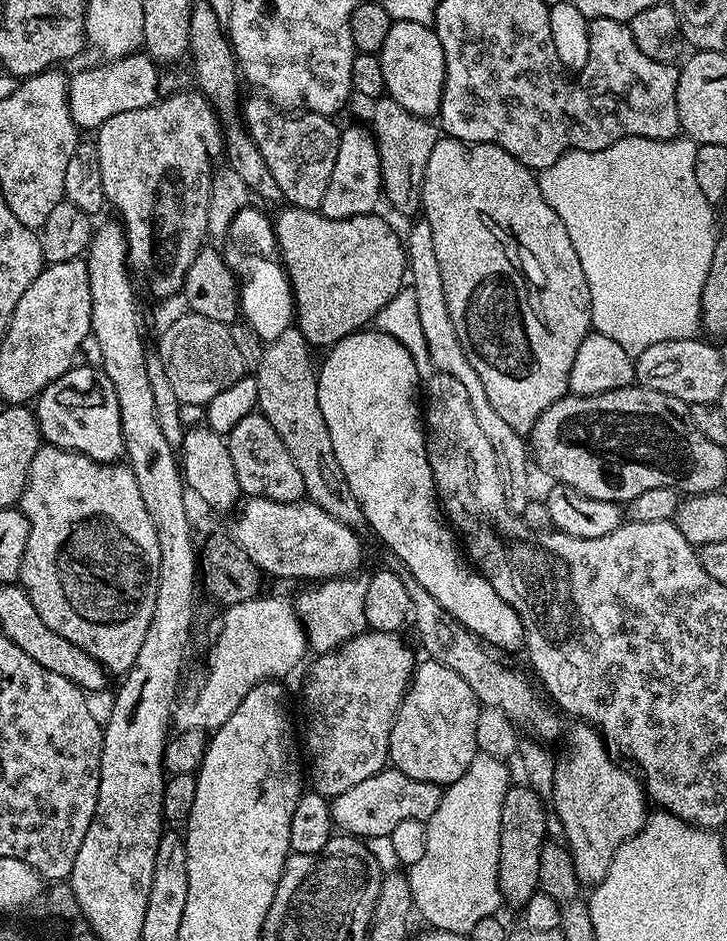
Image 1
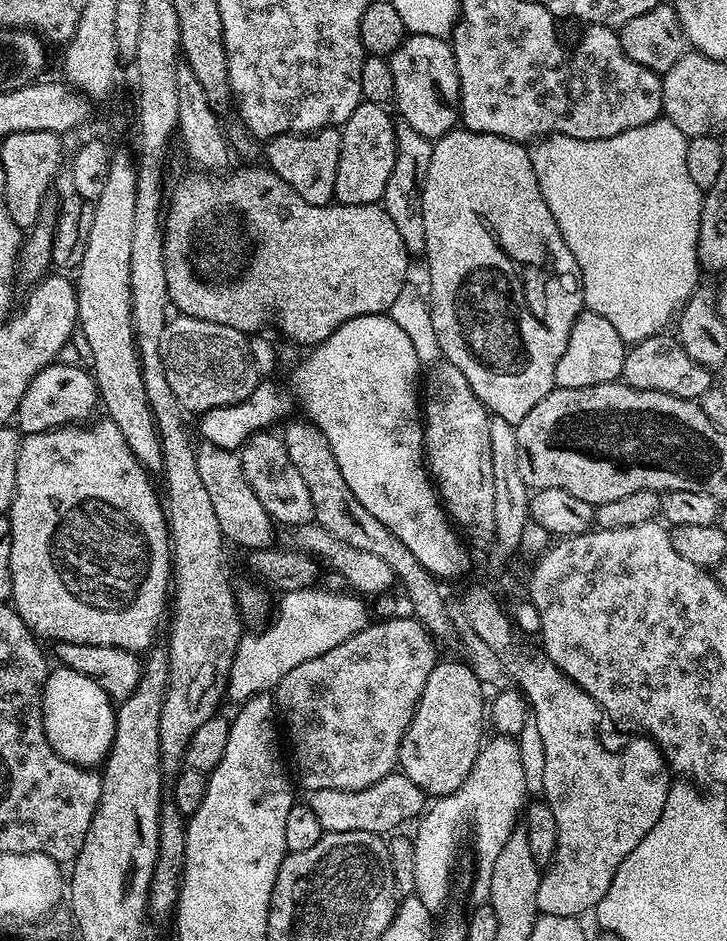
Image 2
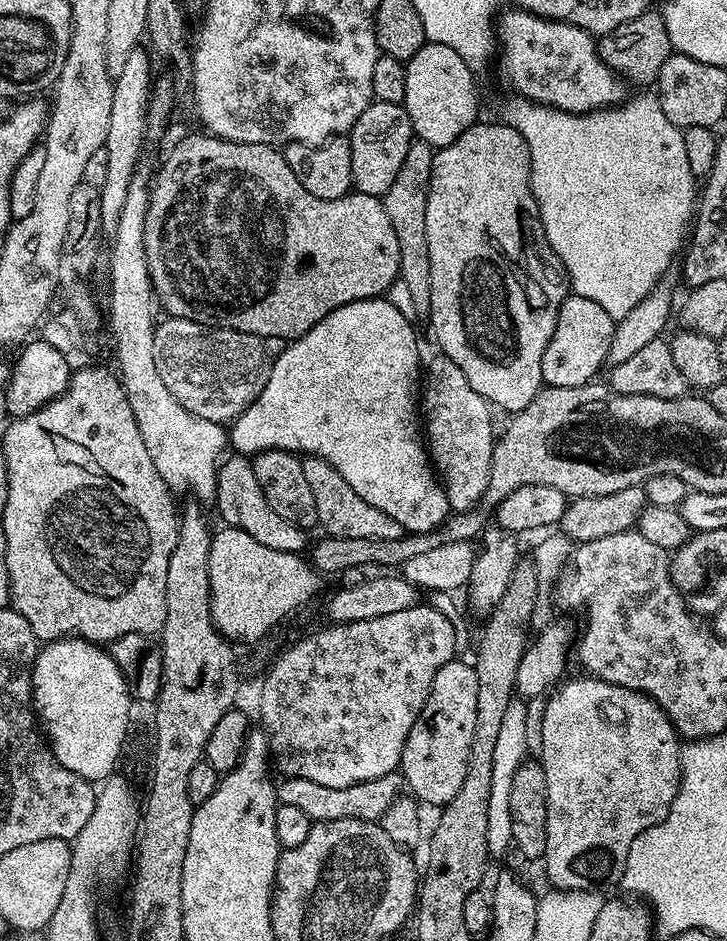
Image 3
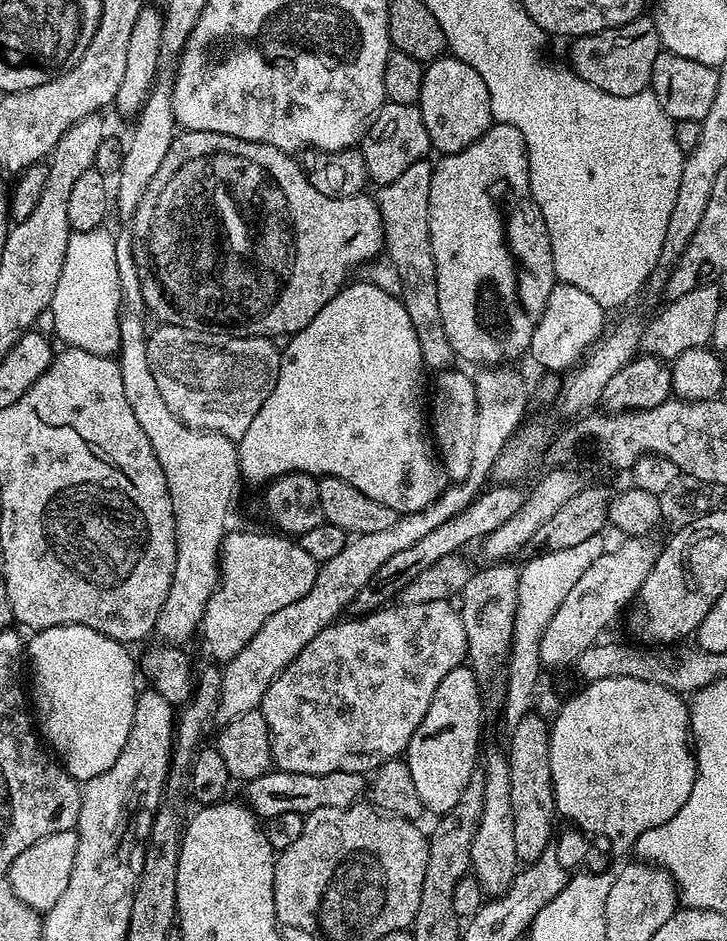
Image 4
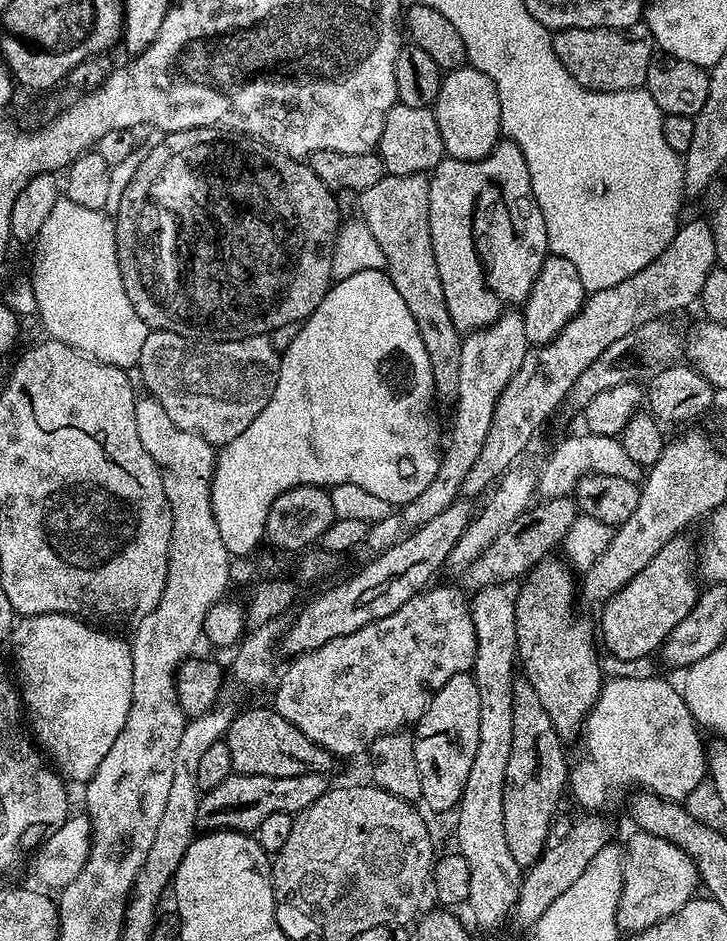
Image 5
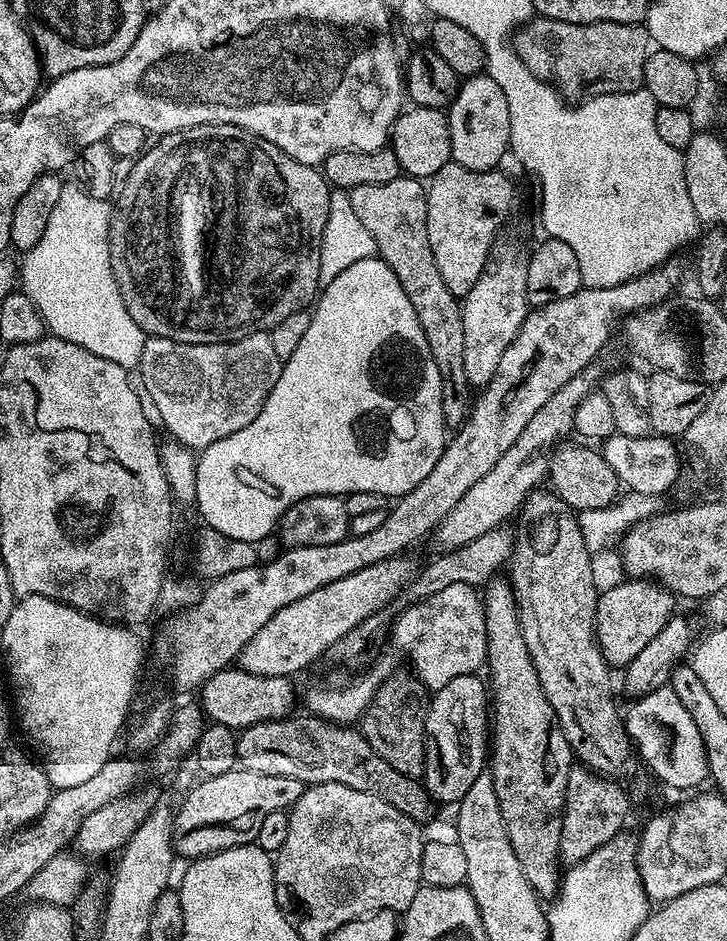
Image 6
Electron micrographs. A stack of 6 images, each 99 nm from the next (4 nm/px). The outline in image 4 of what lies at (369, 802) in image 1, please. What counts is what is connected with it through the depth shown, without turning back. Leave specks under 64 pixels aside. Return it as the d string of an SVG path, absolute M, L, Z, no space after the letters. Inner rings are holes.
M269 770L264 775L247 781L246 803L257 816L267 818L274 814L310 813L319 808L348 808L365 795L366 780L359 772L335 772L334 774L294 774Z

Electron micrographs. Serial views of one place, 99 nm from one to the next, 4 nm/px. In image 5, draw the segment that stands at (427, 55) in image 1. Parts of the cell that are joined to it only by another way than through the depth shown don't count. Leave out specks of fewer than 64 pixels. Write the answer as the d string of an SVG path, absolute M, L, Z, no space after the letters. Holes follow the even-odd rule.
M465 66L445 71L440 78L434 111L438 134L442 134L442 146L453 160L486 158L502 139L502 106L498 106L498 90L494 82L490 82L490 78L482 74L482 70Z

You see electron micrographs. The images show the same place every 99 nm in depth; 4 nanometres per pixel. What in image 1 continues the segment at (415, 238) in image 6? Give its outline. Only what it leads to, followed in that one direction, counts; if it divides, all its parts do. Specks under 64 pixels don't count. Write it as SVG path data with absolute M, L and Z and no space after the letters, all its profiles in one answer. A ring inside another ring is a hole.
M387 94L375 101L371 108L370 131L380 155L383 199L392 203L394 211L401 212L404 216L415 217L422 208L420 191L424 185L426 162L430 162L430 150L434 150L434 146L442 139L441 133L431 119L410 114L410 110L398 106L398 102L394 102Z

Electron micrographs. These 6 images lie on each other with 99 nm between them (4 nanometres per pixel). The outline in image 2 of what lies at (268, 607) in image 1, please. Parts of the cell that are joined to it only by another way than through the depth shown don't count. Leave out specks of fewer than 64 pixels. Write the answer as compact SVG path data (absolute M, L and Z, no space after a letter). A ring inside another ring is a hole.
M321 586L310 588L299 588L293 592L283 593L279 597L280 605L275 605L276 617L265 626L261 632L252 632L241 635L238 646L236 647L236 656L232 659L232 669L228 675L228 690L226 693L229 701L243 702L249 700L252 696L259 696L275 689L278 682L294 666L302 666L310 658L318 658L318 654L326 654L326 650L334 650L334 646L342 646L346 638L354 638L364 628L368 627L370 617L368 617L368 604L363 595L353 594L351 591L327 592Z

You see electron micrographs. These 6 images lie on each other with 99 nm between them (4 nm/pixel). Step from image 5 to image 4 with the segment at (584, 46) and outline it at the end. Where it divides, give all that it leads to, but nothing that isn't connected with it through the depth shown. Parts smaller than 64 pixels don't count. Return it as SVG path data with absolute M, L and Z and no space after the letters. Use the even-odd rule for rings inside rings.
M647 15L626 22L617 28L607 28L589 36L577 36L571 41L570 67L581 80L598 90L615 96L629 96L645 91L652 83L654 58L662 51L656 23Z

